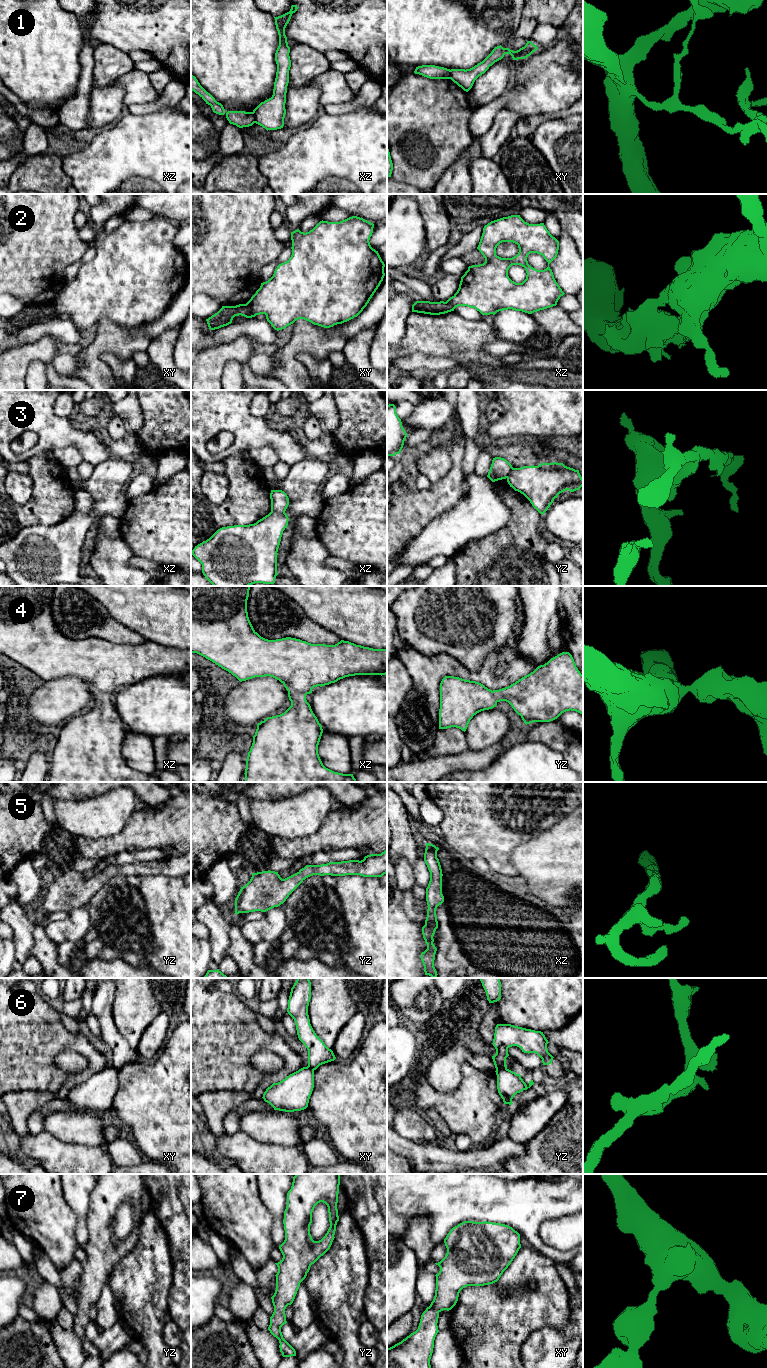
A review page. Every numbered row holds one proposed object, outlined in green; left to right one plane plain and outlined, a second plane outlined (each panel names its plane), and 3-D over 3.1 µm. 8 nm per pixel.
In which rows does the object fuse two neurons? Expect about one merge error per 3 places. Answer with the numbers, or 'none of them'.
1, 2, 3, 6

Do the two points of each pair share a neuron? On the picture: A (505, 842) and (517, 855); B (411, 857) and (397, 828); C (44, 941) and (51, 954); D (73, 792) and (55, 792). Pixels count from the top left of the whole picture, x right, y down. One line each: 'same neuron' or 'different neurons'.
A: different neurons
B: same neuron
C: same neuron
D: same neuron

